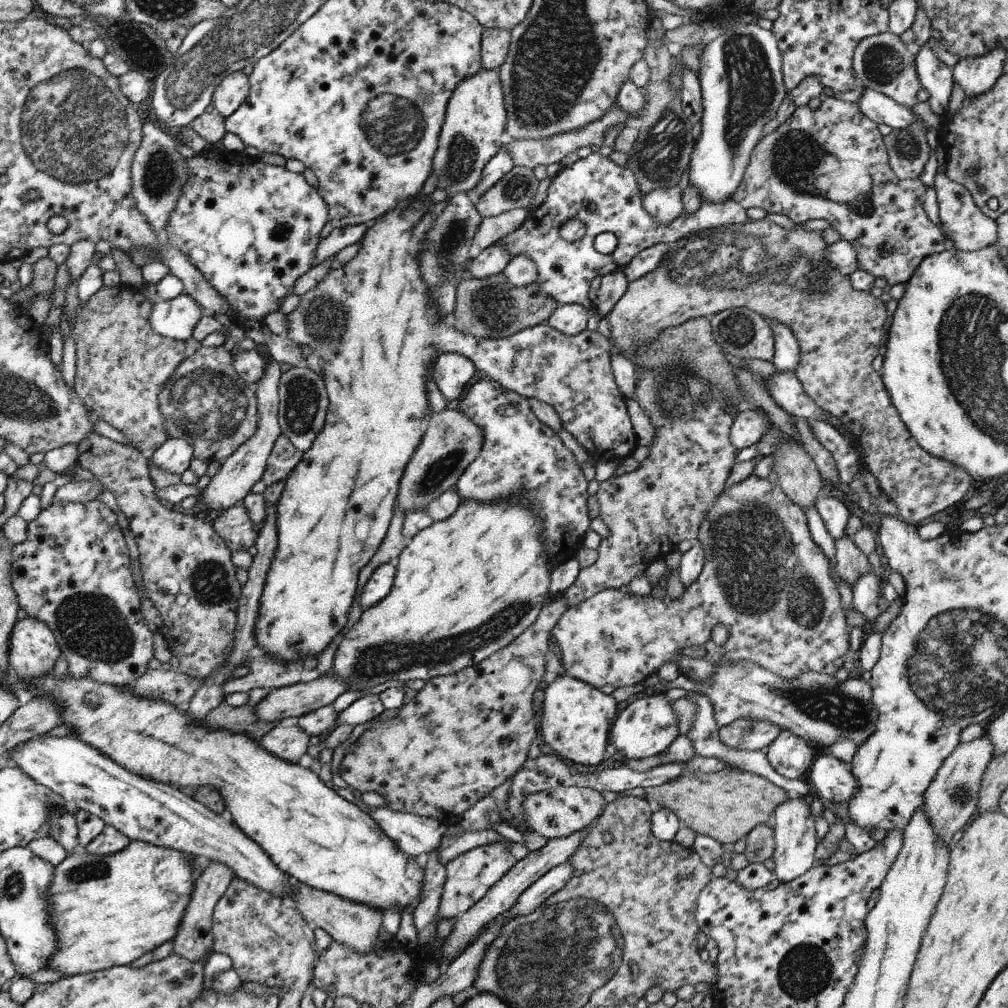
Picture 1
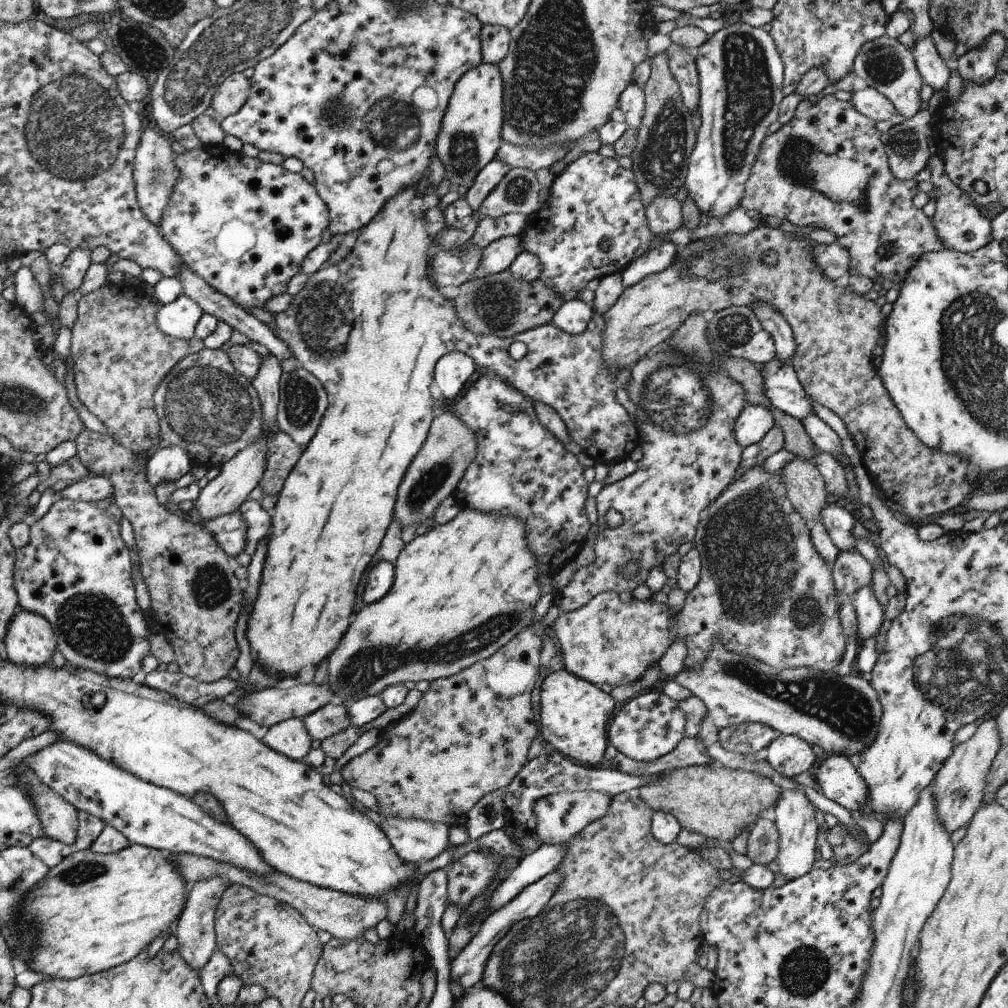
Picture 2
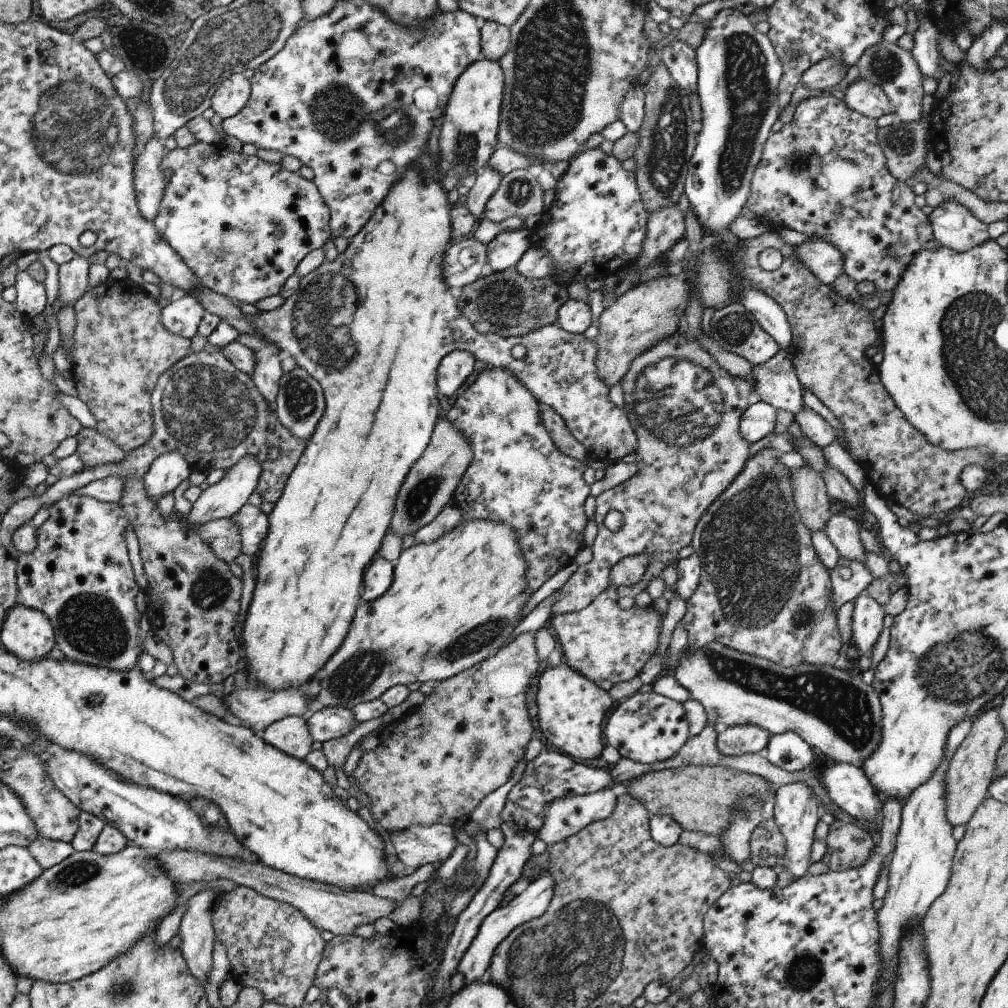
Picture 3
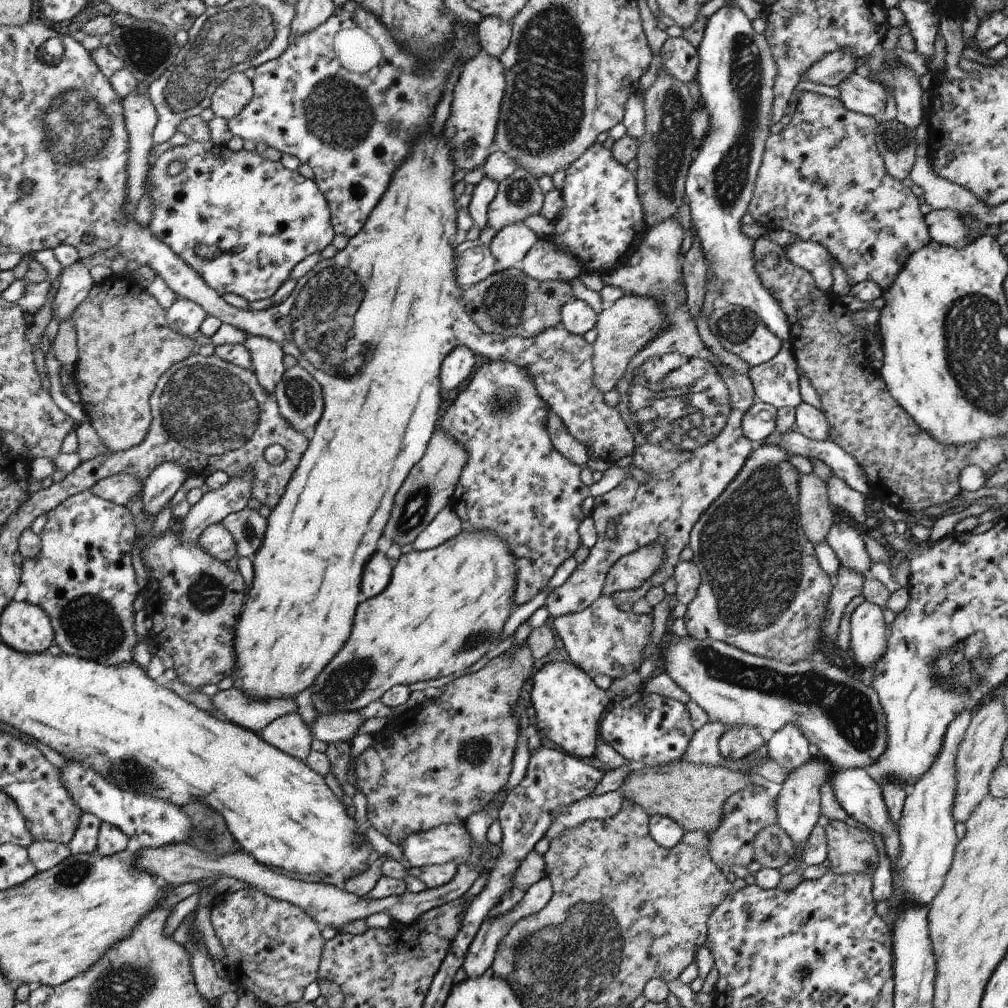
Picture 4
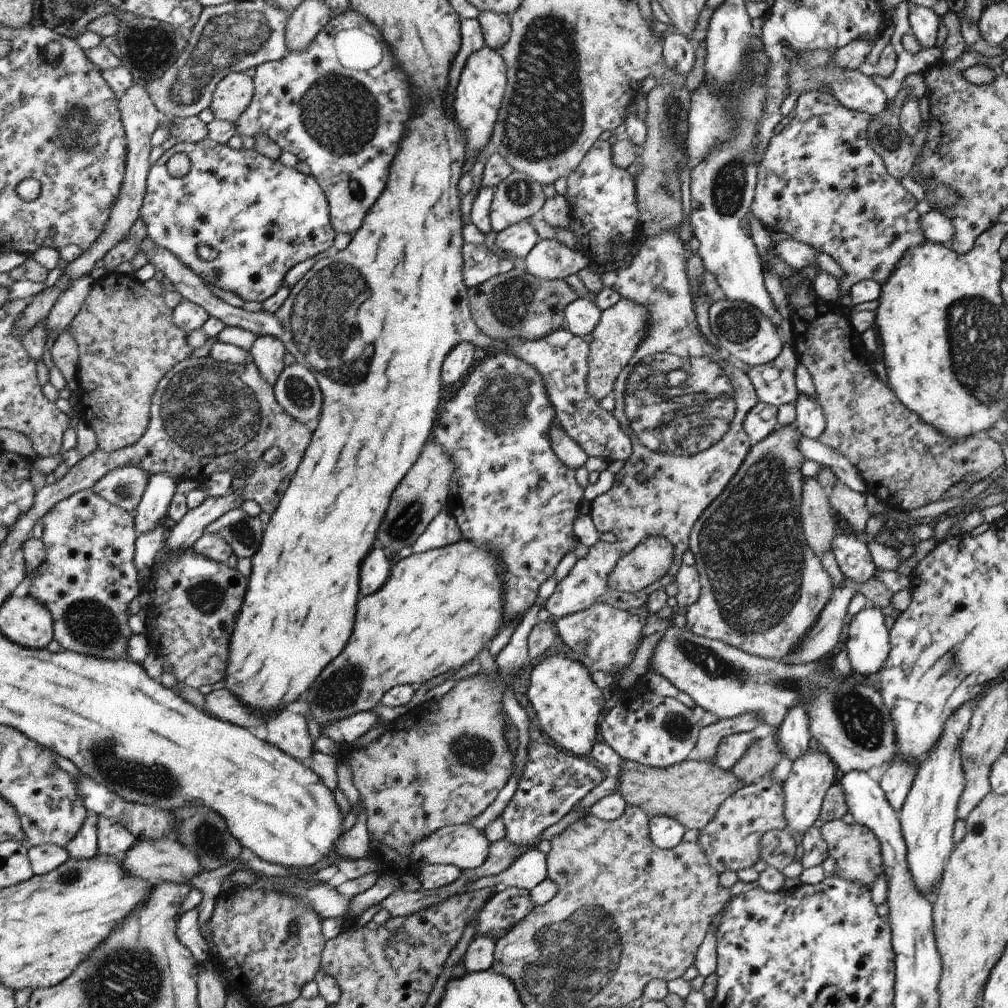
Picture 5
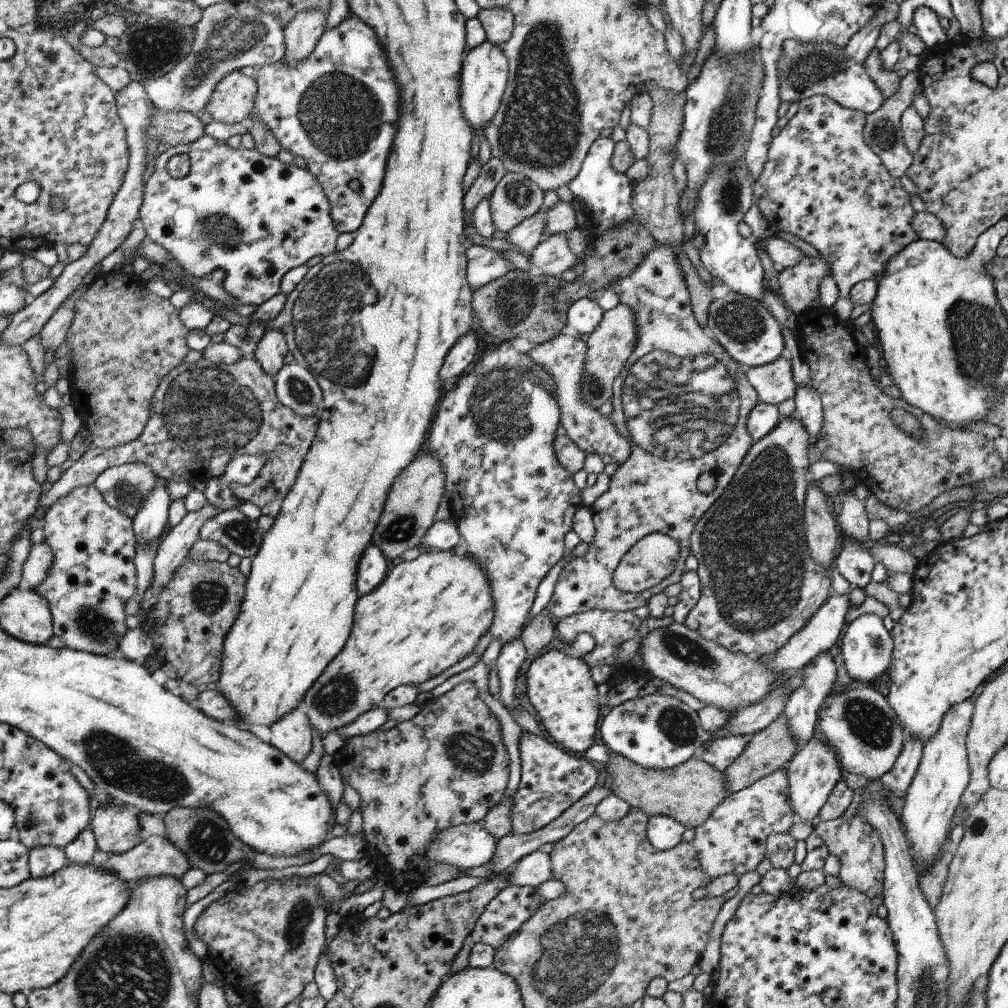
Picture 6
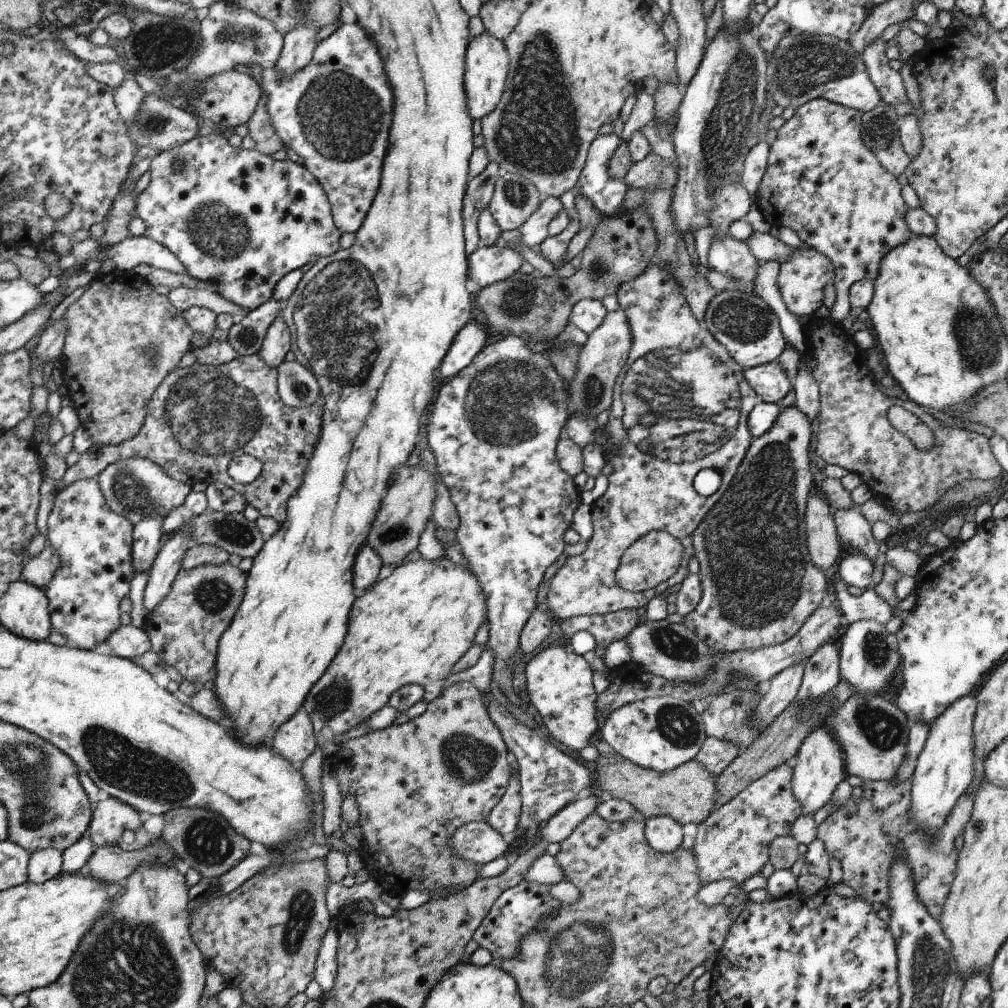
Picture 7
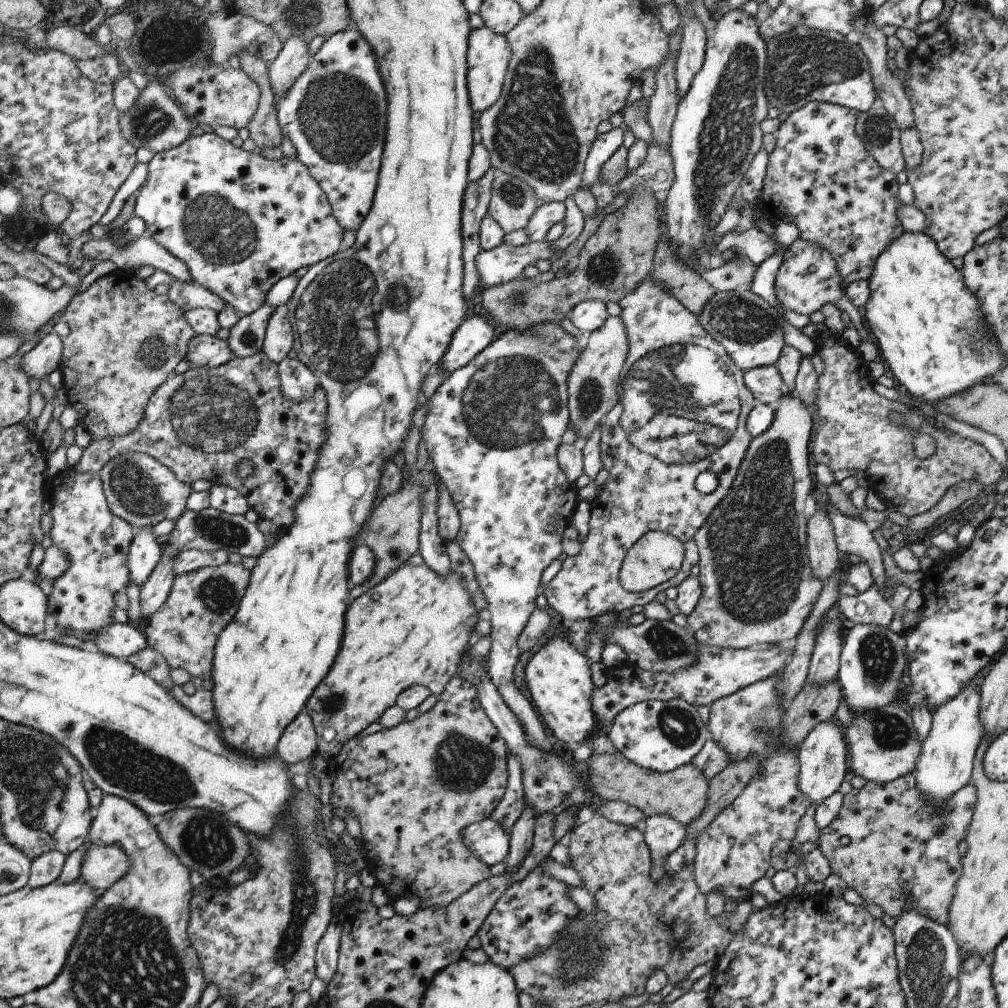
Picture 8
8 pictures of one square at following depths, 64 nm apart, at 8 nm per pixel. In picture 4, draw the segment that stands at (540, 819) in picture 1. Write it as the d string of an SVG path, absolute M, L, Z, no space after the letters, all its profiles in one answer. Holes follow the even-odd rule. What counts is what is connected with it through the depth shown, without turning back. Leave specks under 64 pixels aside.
M621 790L583 798L572 803L565 811L558 812L544 837L548 840L556 838L566 829L574 828L587 820L614 818L620 812L623 802L624 796Z

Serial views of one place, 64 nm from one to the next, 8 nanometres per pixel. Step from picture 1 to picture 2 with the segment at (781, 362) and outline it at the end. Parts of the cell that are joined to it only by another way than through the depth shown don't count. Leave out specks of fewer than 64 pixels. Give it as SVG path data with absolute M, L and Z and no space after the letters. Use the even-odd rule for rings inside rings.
M758 302L754 304L751 310L758 316L758 320L774 340L776 348L776 358L782 364L791 364L796 356L796 340L792 328L784 320L780 312L776 312L774 306L768 306L768 302Z

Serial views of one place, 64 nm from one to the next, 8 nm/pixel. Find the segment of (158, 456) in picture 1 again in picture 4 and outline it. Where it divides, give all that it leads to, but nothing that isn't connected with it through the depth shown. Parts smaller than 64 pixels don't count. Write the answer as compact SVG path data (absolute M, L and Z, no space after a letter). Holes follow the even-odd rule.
M166 461L158 465L150 476L143 479L143 490L140 494L143 513L149 517L160 514L188 476L176 462Z

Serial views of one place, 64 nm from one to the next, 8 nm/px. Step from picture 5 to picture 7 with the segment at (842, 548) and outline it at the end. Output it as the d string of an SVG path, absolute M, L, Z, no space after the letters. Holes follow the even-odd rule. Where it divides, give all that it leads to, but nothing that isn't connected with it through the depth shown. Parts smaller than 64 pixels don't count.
M844 553L838 564L838 574L842 582L850 587L858 587L863 591L871 586L874 563L862 553Z

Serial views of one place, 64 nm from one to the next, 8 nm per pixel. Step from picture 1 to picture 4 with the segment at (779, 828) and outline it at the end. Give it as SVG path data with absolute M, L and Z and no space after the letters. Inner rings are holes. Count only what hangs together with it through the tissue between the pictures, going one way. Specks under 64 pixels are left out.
M812 757L798 768L788 772L786 780L782 783L782 789L777 795L777 824L782 827L795 844L795 858L801 857L803 846L812 829L820 818L820 788L830 781L828 772L833 768L824 761Z

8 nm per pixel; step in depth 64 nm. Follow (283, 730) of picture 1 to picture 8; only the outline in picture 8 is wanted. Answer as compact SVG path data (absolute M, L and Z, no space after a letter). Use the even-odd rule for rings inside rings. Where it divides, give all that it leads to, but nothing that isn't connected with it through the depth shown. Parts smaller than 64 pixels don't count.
M303 710L280 737L276 753L286 764L294 764L316 752L316 732L306 710Z

